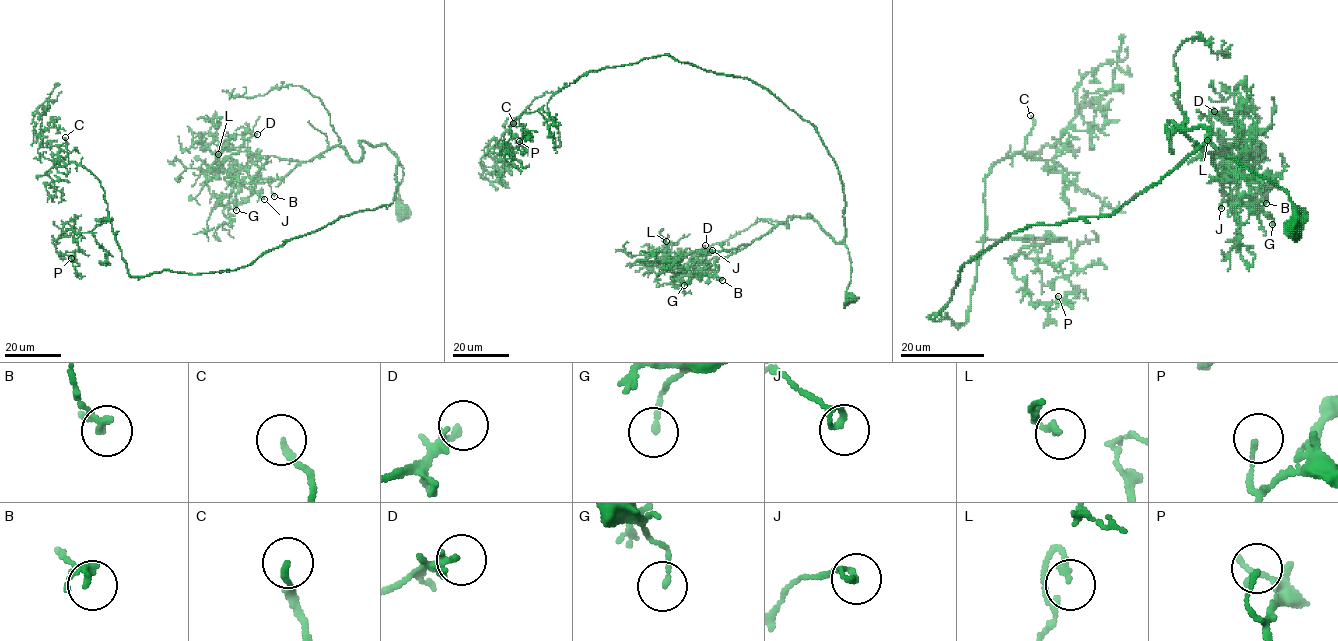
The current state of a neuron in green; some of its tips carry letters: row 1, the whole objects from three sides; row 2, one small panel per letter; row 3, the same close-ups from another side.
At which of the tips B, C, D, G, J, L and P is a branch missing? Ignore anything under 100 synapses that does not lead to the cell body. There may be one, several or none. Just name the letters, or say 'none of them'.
C

